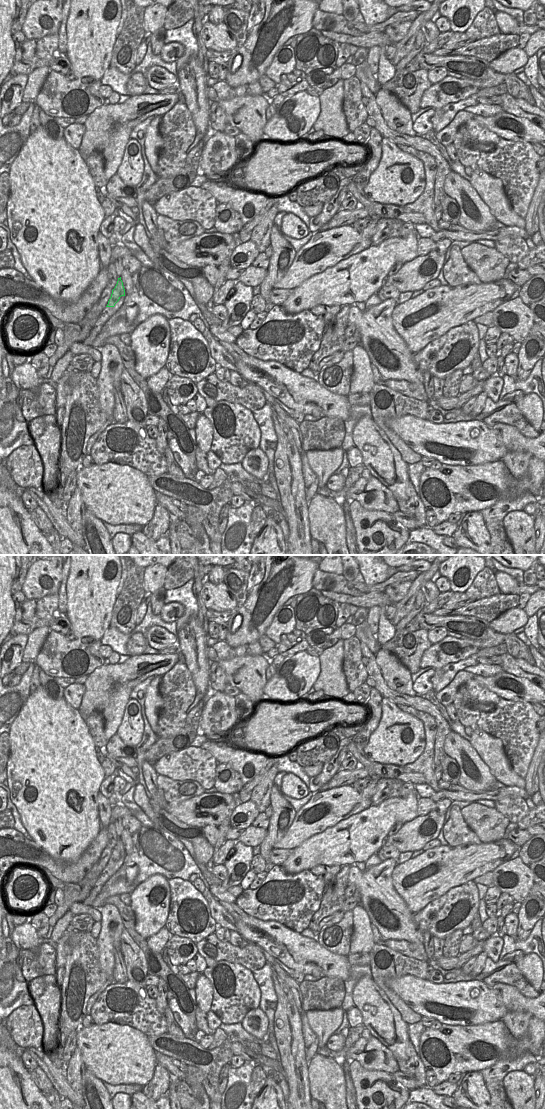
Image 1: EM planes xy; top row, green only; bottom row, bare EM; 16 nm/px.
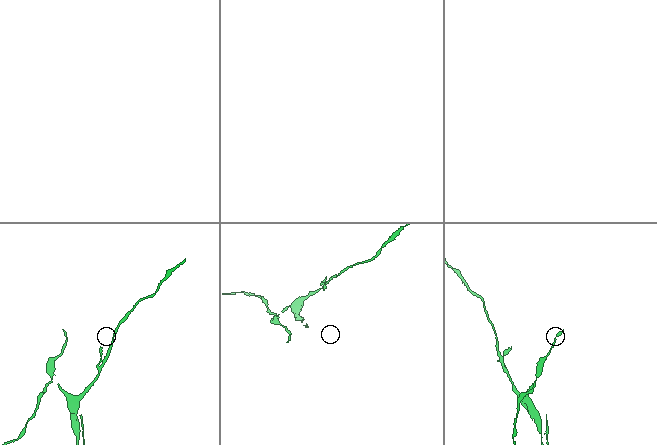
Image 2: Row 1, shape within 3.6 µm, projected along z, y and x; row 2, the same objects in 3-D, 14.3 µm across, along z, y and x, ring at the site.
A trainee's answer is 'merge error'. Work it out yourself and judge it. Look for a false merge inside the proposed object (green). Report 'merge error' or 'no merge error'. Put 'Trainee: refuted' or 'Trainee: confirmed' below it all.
merge error
Trainee: confirmed

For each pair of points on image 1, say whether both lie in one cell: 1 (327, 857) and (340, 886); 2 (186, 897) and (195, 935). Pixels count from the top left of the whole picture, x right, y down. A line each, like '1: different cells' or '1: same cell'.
1: different cells
2: same cell

